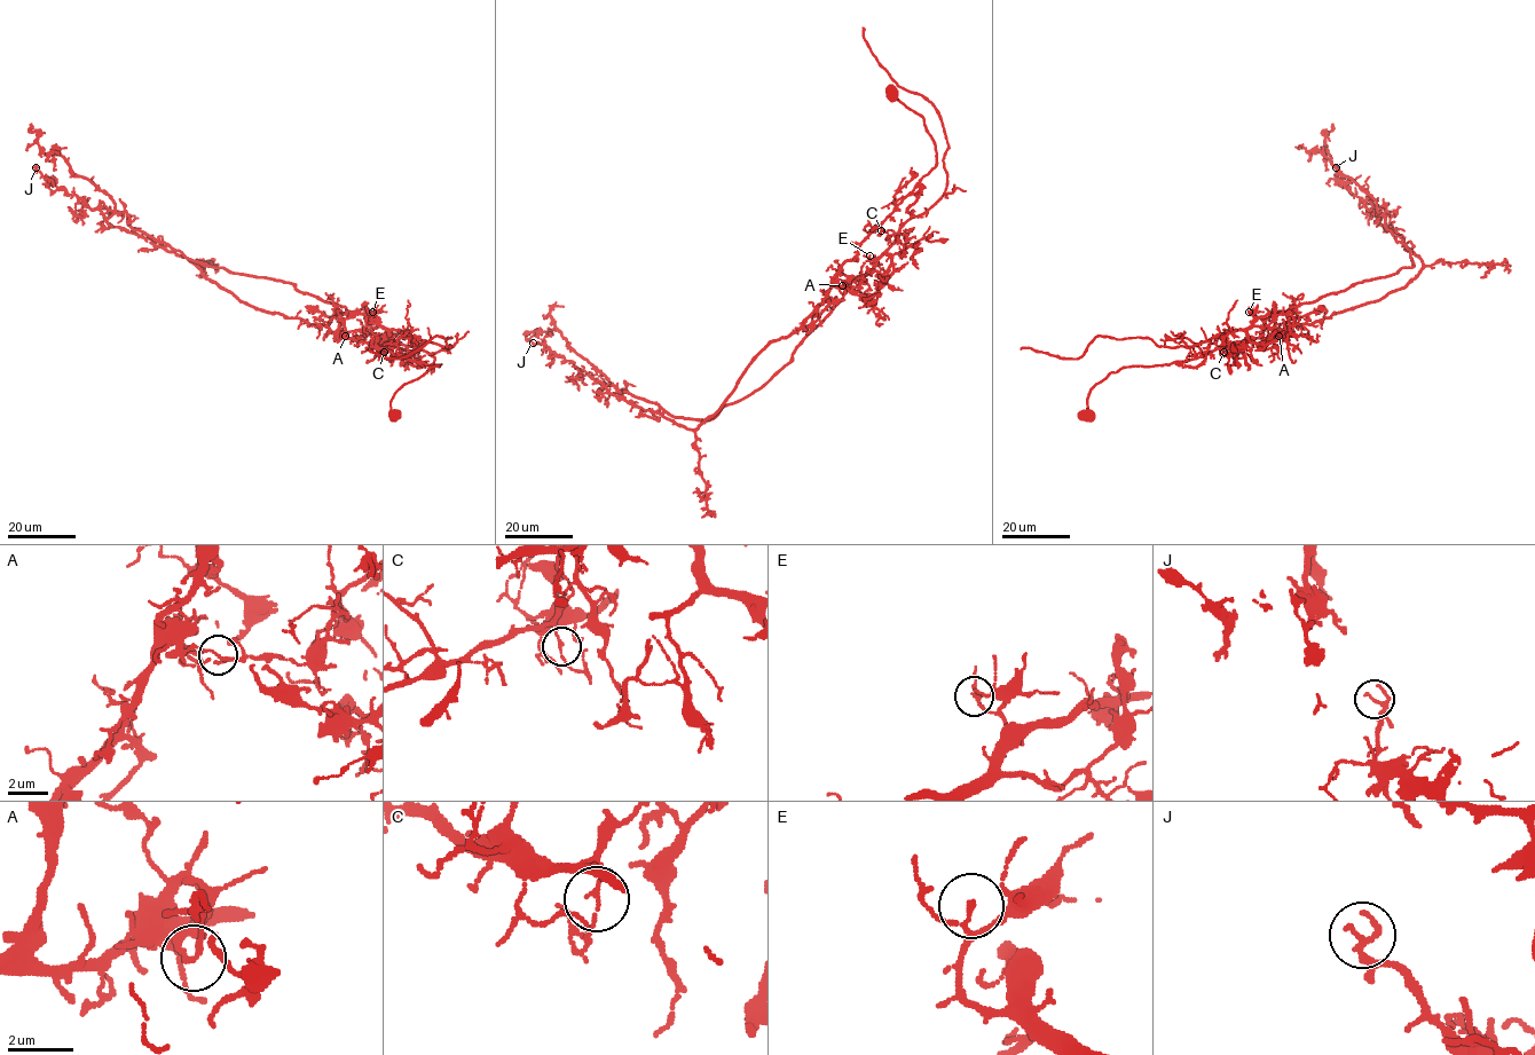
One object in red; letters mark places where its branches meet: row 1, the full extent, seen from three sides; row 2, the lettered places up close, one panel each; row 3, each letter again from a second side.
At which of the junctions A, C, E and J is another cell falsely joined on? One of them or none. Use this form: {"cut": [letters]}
{"cut": ["A"]}

